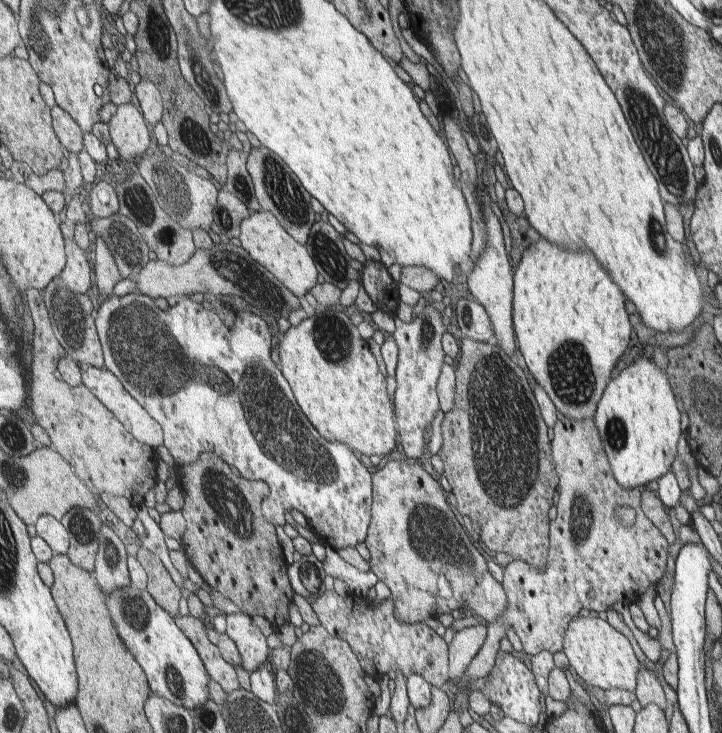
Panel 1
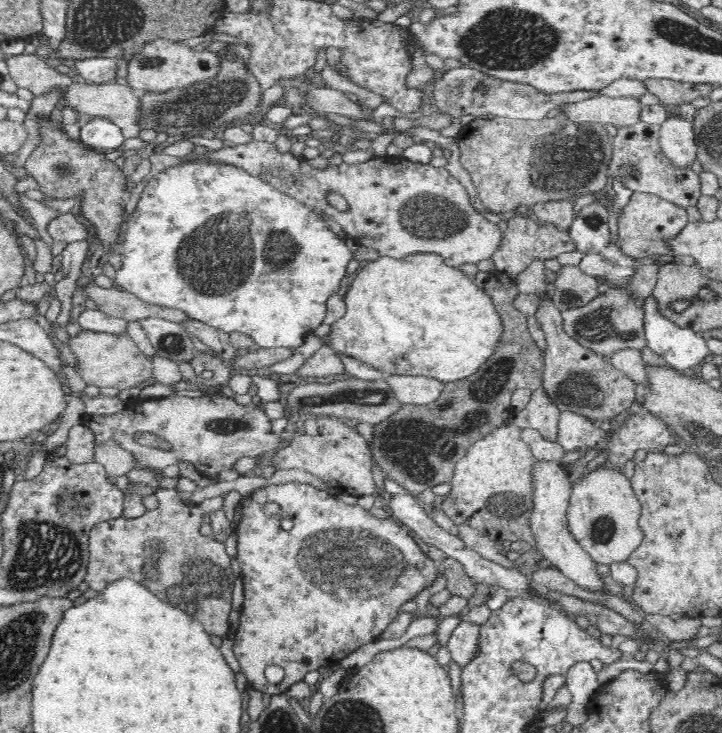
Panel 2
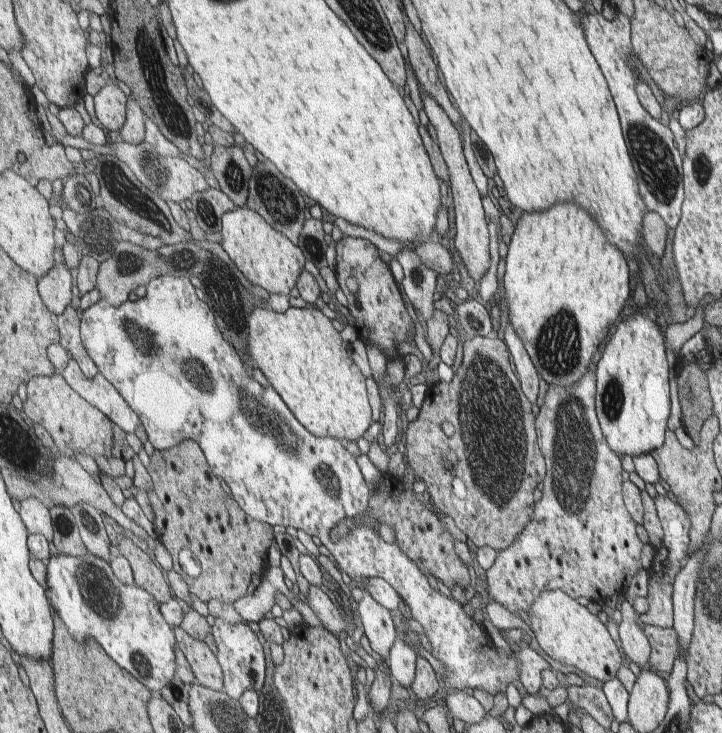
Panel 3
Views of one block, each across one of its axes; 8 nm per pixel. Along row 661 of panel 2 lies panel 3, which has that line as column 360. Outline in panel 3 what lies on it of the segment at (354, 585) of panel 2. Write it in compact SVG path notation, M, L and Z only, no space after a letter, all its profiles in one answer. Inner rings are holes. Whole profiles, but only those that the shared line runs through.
M343 234L336 244L336 262L332 265L342 292L347 296L347 310L355 326L358 338L364 339L372 347L377 347L386 360L403 358L398 354L399 346L415 338L415 322L407 310L405 298L391 274L389 266L381 258L380 249L366 239ZM355 277L359 288L355 294L347 288L347 278Z

